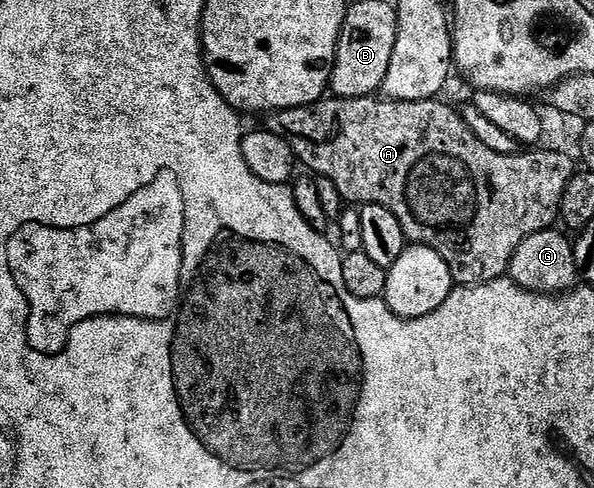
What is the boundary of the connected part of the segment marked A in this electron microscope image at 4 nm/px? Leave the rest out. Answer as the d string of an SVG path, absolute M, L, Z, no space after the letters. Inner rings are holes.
M357 96L351 100L341 98L323 98L305 113L306 116L306 164L311 173L319 177L326 177L335 183L336 190L342 195L347 205L375 204L387 207L399 219L407 241L411 245L430 247L440 254L448 264L451 278L455 285L469 286L471 284L487 284L493 280L501 280L511 271L515 263L515 256L520 244L530 235L538 231L553 229L559 219L561 199L564 198L565 187L576 173L576 164L570 161L571 157L560 152L545 152L543 150L522 150L517 155L498 154L491 145L481 140L468 125L462 121L462 116L454 108L441 104L441 99L433 100L388 100L374 96Z

